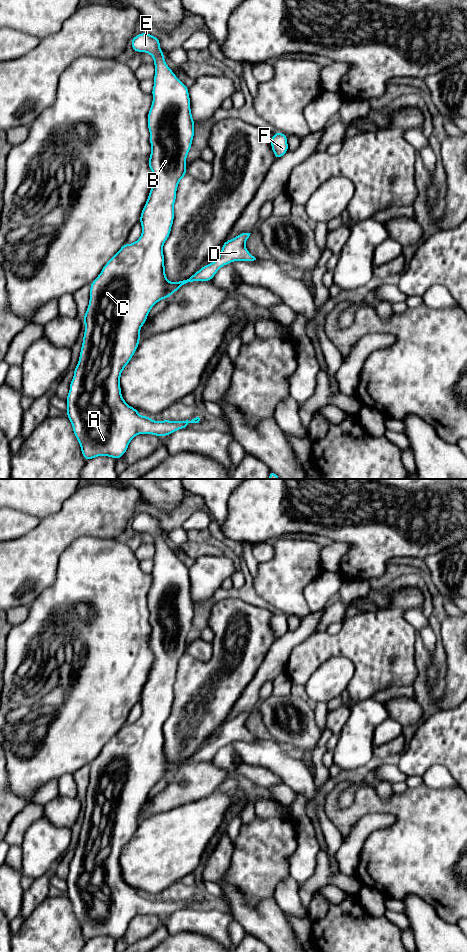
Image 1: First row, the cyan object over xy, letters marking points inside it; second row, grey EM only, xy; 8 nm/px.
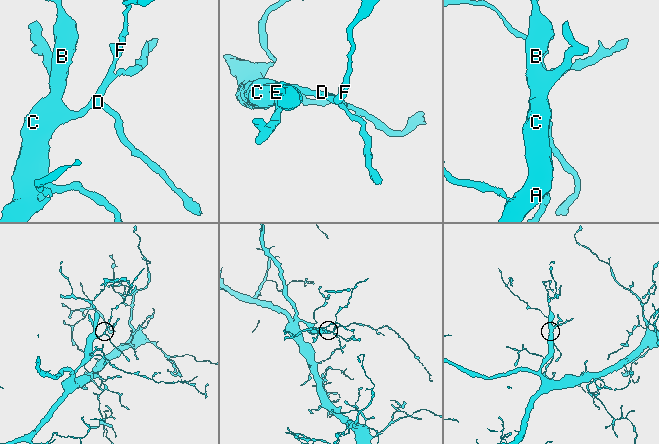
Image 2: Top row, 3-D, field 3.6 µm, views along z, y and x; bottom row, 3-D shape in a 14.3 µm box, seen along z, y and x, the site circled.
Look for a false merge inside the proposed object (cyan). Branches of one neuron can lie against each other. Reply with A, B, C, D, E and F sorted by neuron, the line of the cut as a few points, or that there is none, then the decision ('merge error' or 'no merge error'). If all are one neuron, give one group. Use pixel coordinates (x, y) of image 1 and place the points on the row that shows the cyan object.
groups A B C D E F; cut none; no merge error

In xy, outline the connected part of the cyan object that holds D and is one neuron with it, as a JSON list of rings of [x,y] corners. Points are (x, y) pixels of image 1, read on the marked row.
[[[144,32],[133,37],[131,43],[132,51],[149,53],[153,57],[156,69],[153,101],[148,113],[152,148],[148,164],[153,173],[153,185],[140,216],[142,235],[134,243],[124,244],[90,284],[89,305],[83,318],[83,343],[66,399],[66,413],[86,460],[97,456],[109,456],[117,460],[124,455],[130,441],[138,434],[168,436],[187,428],[189,423],[202,421],[201,416],[195,416],[191,421],[154,421],[148,416],[141,416],[121,395],[121,373],[133,357],[139,345],[140,329],[157,302],[171,296],[187,283],[213,279],[222,266],[233,261],[256,260],[245,246],[251,233],[243,232],[225,241],[218,258],[190,278],[175,283],[166,278],[163,245],[170,236],[174,220],[178,182],[186,176],[186,158],[191,149],[195,123],[190,109],[189,88],[167,66],[159,39]]]

